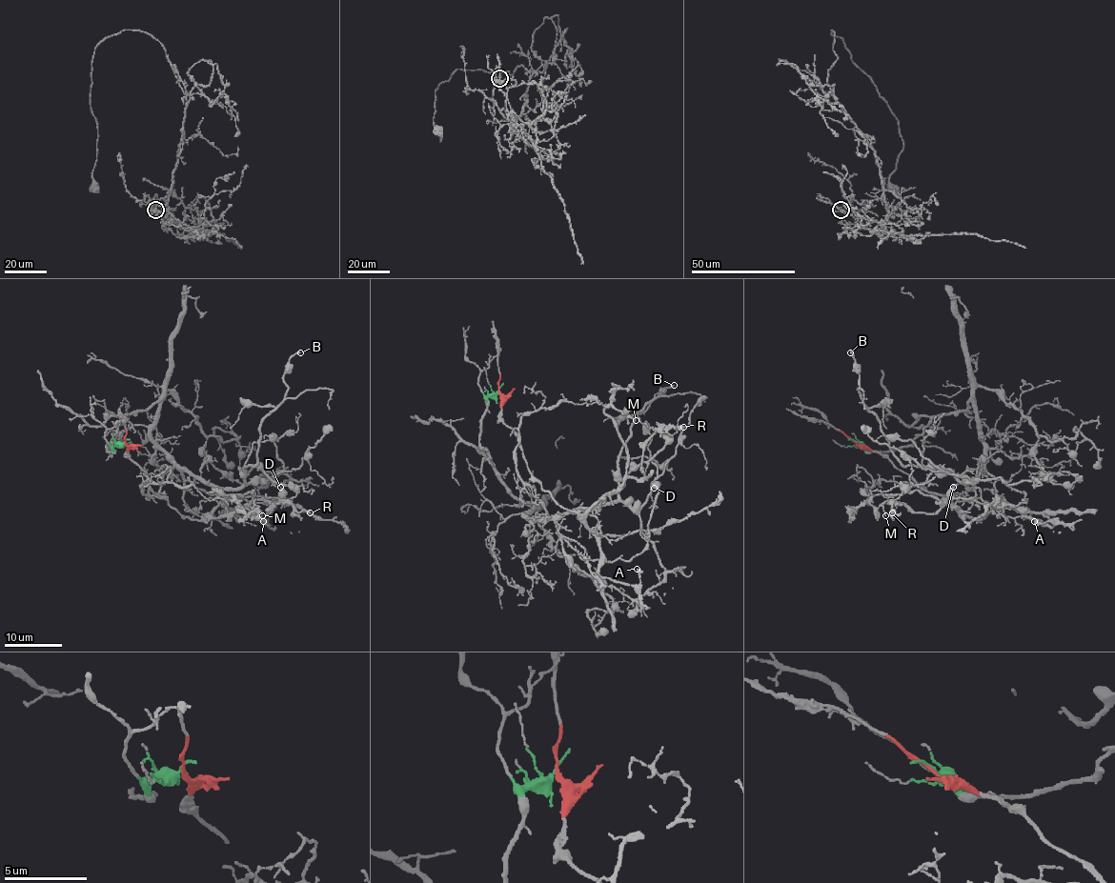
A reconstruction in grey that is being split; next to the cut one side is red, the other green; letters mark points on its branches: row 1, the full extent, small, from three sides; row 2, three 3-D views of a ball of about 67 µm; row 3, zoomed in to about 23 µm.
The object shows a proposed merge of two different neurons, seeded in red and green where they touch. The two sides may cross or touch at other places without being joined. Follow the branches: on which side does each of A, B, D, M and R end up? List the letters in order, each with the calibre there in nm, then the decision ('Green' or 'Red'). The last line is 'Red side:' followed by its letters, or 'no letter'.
A: Thickness 260 nm. Red
B: Thickness 240 nm. Green
D: Thickness 460 nm. Green
M: Thickness 110 nm. Red
R: Thickness 320 nm. Red
Red side: A, M, R

